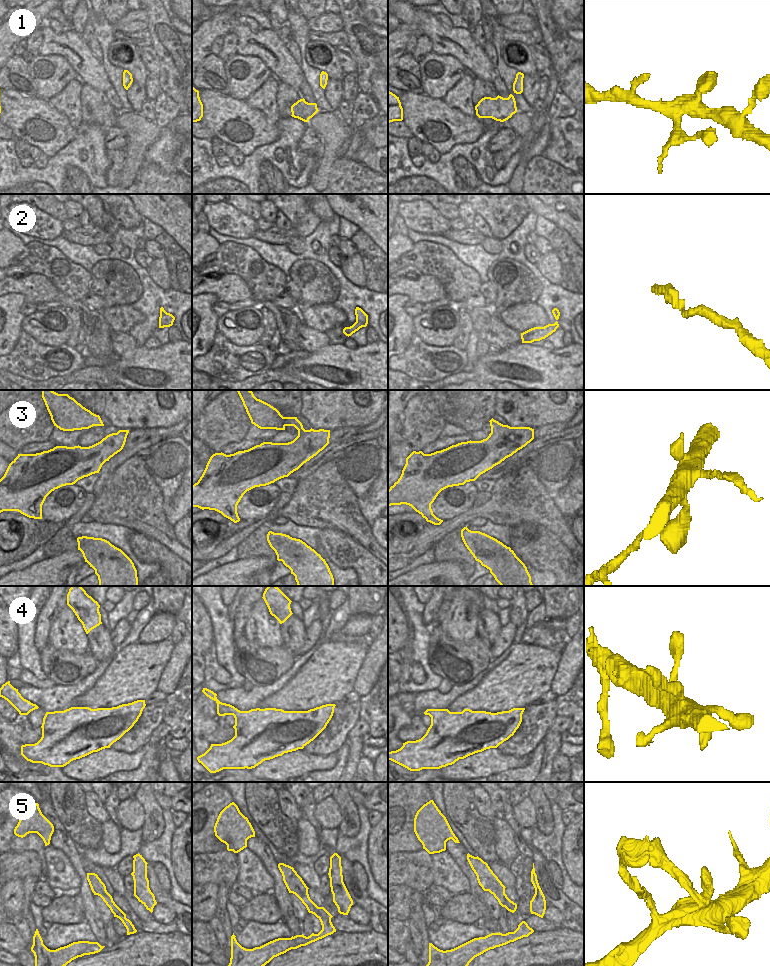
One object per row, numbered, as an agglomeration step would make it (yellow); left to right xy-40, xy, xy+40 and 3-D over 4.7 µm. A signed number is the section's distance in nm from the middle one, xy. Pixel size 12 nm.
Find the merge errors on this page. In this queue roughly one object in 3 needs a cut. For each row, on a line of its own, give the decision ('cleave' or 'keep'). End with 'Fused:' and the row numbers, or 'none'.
1: keep
2: keep
3: keep
4: keep
5: keep
Fused: none

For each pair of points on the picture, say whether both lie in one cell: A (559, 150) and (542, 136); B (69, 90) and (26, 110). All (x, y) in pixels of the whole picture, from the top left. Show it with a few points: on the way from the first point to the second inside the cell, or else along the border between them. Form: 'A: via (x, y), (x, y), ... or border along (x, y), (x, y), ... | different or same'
A: border along (551, 122), (551, 137), (541, 154) | different
B: border along (47, 100), (57, 110), (66, 115) | different

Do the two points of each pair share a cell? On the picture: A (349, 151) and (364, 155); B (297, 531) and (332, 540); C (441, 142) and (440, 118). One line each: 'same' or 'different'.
A: different
B: different
C: same

